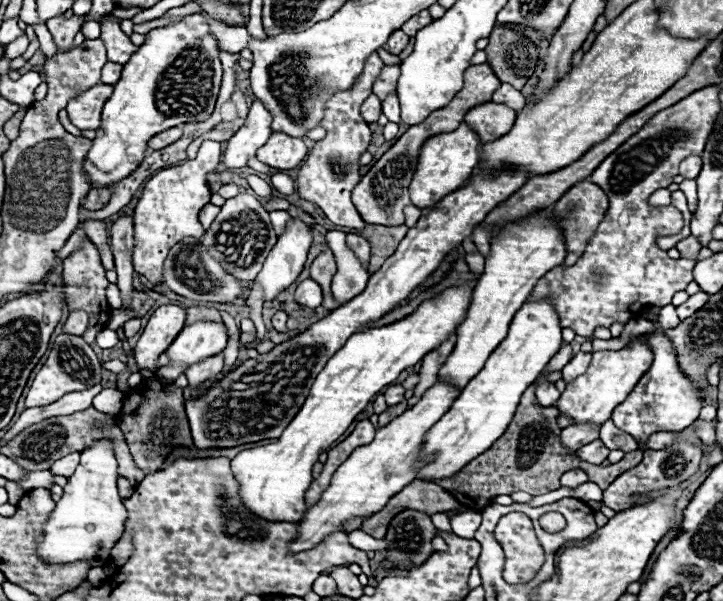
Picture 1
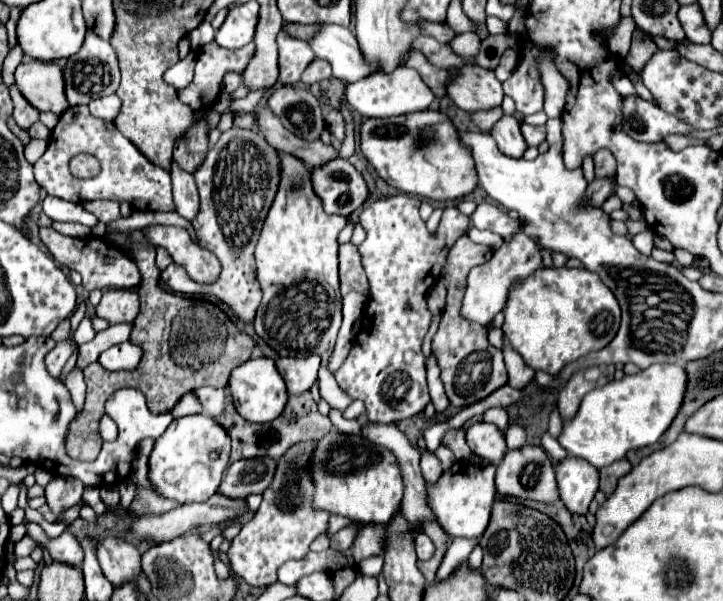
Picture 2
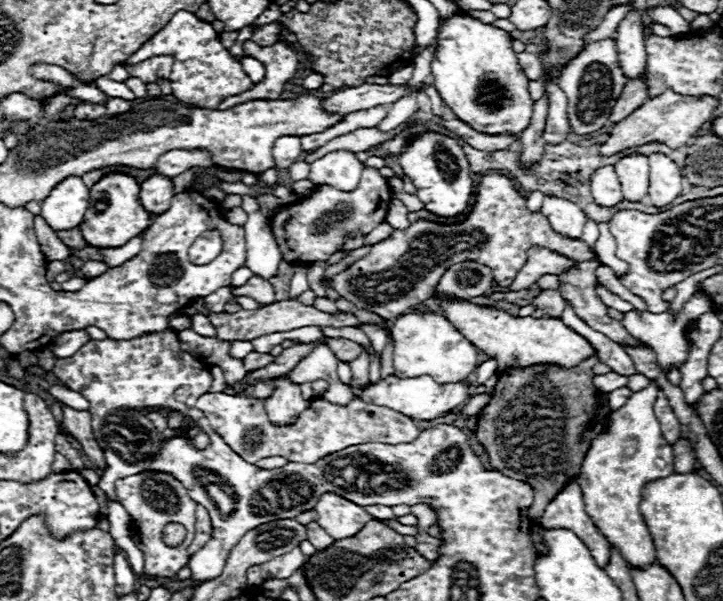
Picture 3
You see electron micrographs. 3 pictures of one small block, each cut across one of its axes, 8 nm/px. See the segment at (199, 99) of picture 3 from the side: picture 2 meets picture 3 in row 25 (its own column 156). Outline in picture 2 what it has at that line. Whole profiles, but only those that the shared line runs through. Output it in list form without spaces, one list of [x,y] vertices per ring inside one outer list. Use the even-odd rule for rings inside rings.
[[[76,106],[62,112],[56,128],[52,130],[50,144],[40,160],[34,164],[36,182],[50,194],[68,202],[88,202],[88,200],[128,200],[136,210],[154,210],[154,212],[168,212],[174,210],[172,202],[172,182],[170,174],[152,162],[148,162],[136,146],[128,138],[124,138],[118,128],[110,122],[104,122],[90,114],[88,106]],[[66,152],[90,152],[94,154],[100,164],[100,176],[90,180],[74,178],[68,170]]]

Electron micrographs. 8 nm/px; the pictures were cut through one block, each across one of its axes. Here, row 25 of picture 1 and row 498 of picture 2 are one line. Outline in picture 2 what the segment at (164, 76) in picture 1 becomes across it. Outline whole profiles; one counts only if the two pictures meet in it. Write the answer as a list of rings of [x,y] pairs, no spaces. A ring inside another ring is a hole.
[[[206,414],[176,418],[156,440],[150,454],[150,480],[160,496],[178,500],[180,504],[204,502],[218,492],[218,484],[228,466],[230,436]]]

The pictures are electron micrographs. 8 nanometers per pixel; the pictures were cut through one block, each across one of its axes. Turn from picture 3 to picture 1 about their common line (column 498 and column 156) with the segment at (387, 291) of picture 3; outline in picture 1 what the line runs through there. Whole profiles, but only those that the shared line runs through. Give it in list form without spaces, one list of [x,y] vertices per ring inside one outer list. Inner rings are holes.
[[[204,140],[194,160],[186,160],[182,166],[176,166],[176,168],[164,168],[146,182],[144,192],[134,210],[136,244],[134,244],[132,264],[134,264],[134,270],[140,276],[146,276],[154,286],[162,284],[162,266],[168,256],[168,250],[186,236],[200,238],[204,234],[204,228],[198,222],[198,212],[210,202],[212,192],[206,184],[206,174],[216,172],[220,154],[222,154],[220,142]]]

